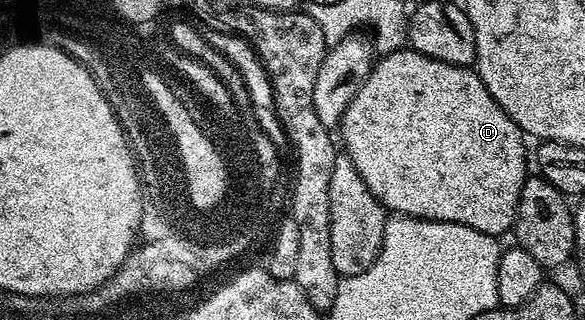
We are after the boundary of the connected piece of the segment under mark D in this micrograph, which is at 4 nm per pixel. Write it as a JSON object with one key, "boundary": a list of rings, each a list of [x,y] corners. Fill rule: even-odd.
{"boundary":[[[402,48],[386,53],[374,61],[373,68],[365,77],[365,83],[359,88],[355,100],[351,100],[347,112],[341,118],[339,133],[341,133],[342,140],[345,141],[344,153],[349,155],[359,176],[363,176],[367,188],[371,188],[371,192],[381,201],[386,211],[406,218],[419,218],[422,222],[458,222],[467,228],[475,228],[475,232],[494,236],[502,236],[501,234],[507,233],[508,230],[510,233],[516,227],[517,205],[527,177],[527,171],[525,171],[525,141],[527,138],[515,124],[515,120],[511,120],[511,116],[507,116],[507,112],[503,112],[503,108],[495,100],[495,96],[491,96],[491,92],[487,92],[476,69],[467,66],[452,66],[443,60],[423,56],[418,50],[412,48]]]}

